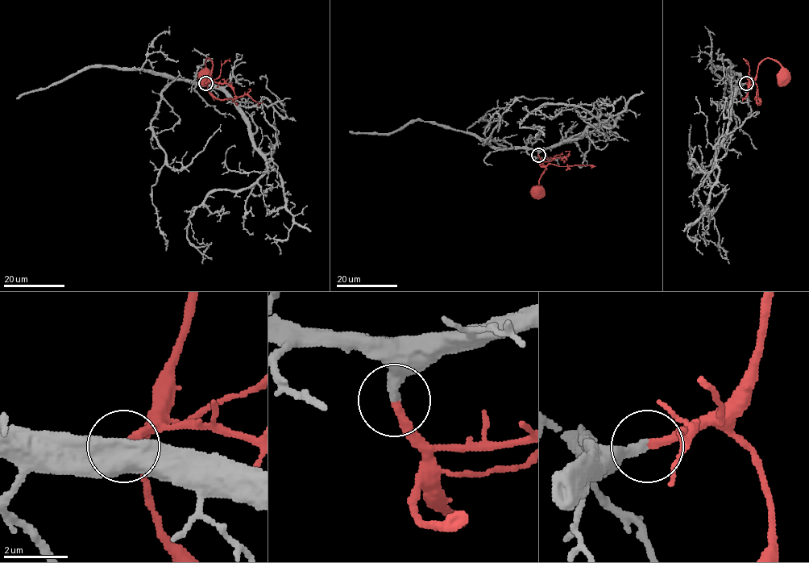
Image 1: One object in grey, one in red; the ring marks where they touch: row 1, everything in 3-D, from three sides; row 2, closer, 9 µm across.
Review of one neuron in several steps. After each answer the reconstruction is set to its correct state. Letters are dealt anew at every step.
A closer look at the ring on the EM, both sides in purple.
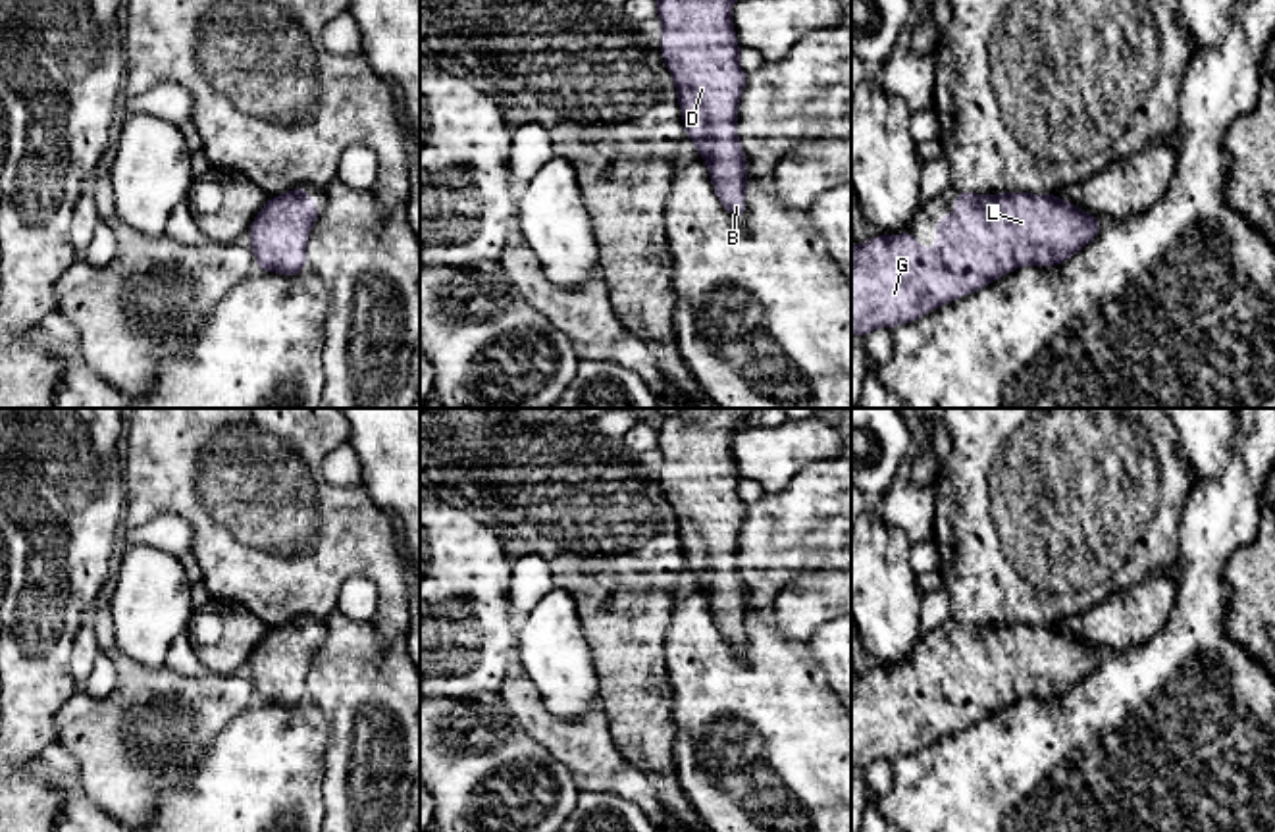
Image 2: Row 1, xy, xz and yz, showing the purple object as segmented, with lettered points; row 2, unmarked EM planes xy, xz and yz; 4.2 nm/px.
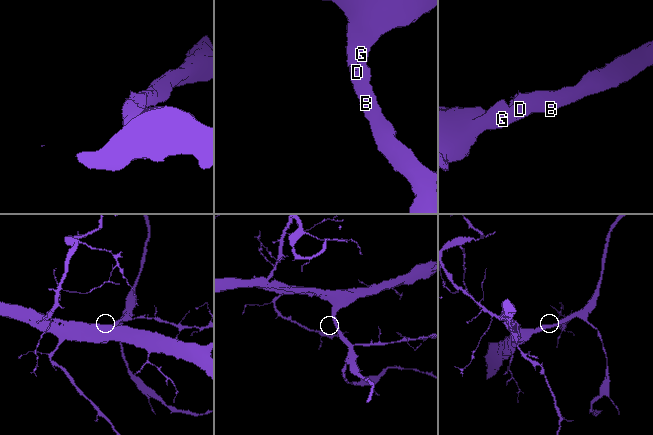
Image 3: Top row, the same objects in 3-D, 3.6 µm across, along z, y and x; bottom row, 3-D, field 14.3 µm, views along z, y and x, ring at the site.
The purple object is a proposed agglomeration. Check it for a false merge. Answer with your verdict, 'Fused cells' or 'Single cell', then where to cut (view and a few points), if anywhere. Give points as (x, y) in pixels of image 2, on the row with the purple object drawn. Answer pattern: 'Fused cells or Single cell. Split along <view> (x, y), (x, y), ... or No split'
Single cell. No split

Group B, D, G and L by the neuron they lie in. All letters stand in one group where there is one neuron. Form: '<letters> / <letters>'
B D G L

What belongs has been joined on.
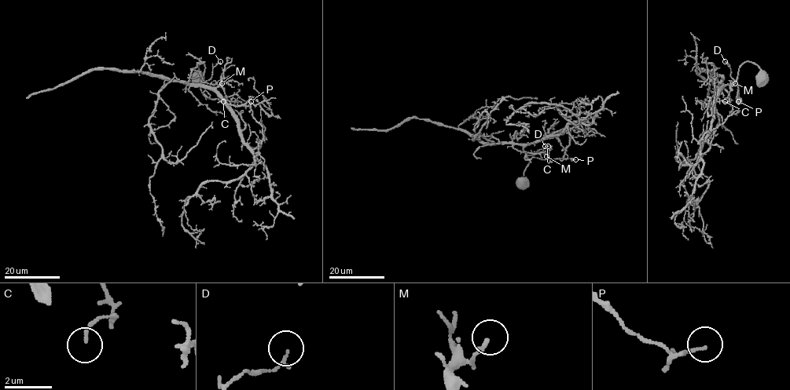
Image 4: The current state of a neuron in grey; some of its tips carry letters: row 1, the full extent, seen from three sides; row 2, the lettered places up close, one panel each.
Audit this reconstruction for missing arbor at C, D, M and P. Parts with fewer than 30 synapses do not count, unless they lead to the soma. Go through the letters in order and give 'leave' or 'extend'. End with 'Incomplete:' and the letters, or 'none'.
C: leave
D: leave
M: leave
P: leave
Incomplete: none

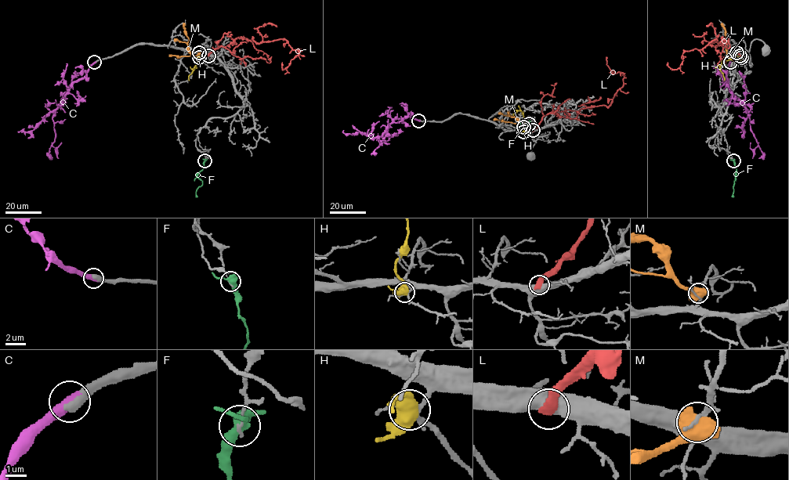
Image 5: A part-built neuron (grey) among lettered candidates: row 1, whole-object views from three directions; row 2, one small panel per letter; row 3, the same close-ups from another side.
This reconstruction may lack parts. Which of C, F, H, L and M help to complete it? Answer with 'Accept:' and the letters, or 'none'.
Accept: C

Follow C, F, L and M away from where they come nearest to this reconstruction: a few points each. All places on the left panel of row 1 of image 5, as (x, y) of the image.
C: (94, 62), (85, 76), (73, 83), (55, 111), (52, 117), (55, 138), (52, 146), (56, 149), (61, 142)
F: (205, 160), (197, 175), (202, 184), (197, 190), (197, 196)
L: (208, 55), (240, 37), (257, 44), (282, 38), (299, 52), (286, 68), (282, 69), (282, 62)
M: (200, 52), (194, 55), (191, 53), (183, 23)

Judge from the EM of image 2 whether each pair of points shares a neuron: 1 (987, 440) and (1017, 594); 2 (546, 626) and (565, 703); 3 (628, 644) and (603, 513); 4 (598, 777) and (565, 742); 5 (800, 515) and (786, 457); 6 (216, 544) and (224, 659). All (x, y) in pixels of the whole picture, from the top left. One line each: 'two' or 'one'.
1: one
2: one
3: one
4: one
5: two
6: two

